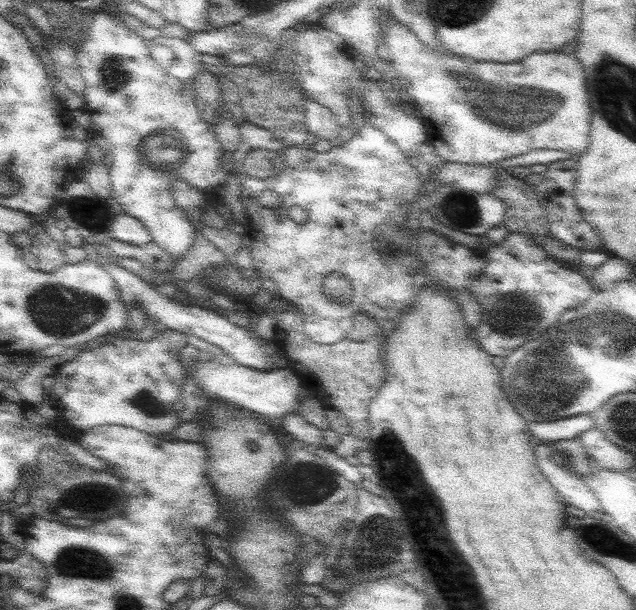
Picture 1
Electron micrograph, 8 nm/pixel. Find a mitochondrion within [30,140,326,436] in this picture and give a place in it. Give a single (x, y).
(88, 212)

